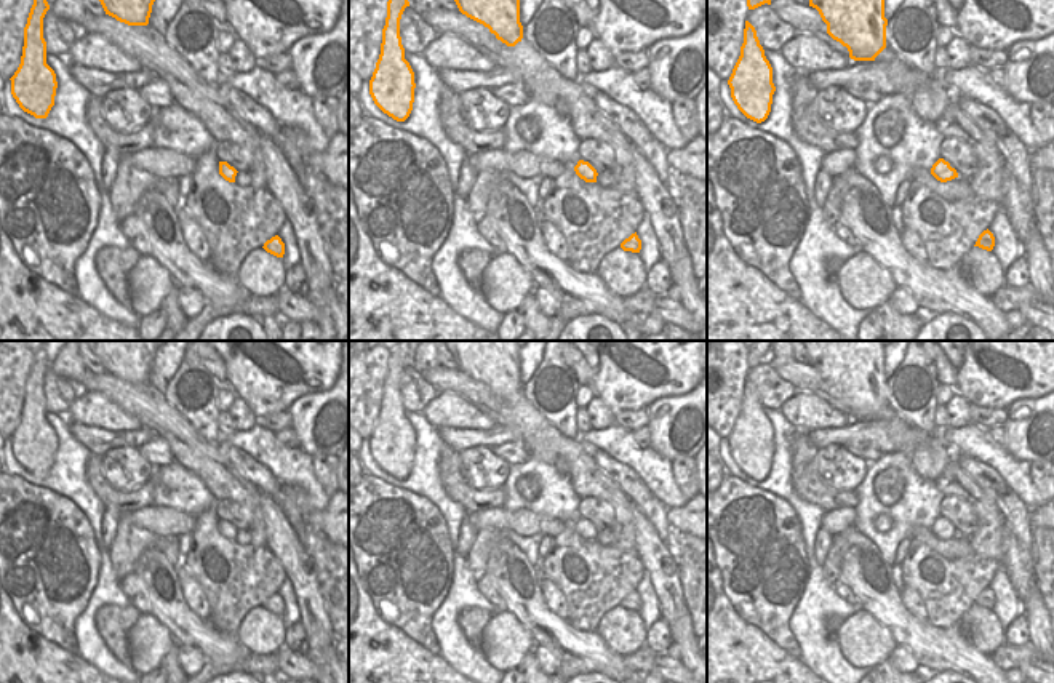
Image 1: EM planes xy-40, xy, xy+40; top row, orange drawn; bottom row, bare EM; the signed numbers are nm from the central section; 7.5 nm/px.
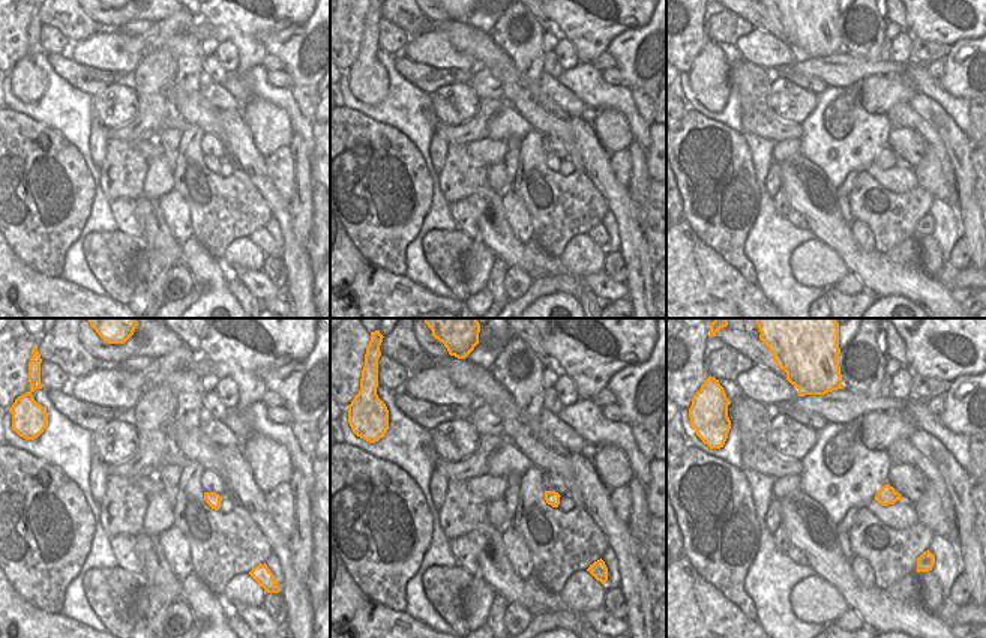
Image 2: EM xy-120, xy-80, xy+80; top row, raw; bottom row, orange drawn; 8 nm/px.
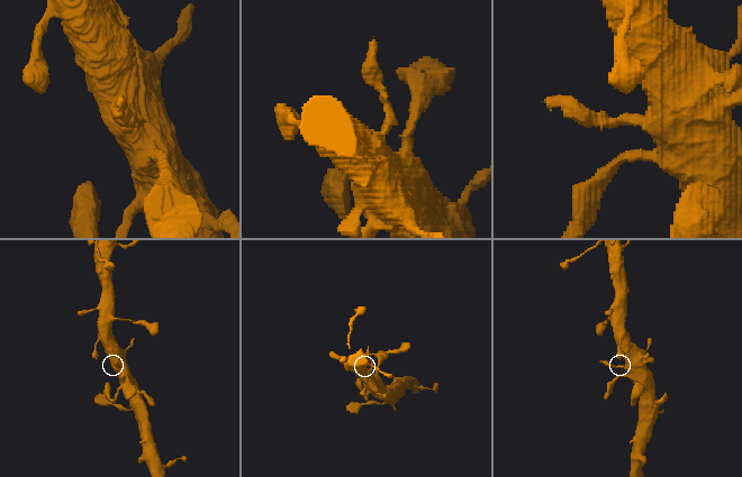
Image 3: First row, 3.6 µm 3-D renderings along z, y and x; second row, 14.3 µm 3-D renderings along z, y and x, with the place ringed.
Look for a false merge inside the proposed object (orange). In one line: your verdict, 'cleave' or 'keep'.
keep

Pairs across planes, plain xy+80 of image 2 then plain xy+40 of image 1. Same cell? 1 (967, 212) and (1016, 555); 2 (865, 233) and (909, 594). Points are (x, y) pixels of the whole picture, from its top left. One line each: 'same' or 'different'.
1: different
2: same

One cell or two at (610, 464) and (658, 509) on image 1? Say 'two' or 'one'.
one

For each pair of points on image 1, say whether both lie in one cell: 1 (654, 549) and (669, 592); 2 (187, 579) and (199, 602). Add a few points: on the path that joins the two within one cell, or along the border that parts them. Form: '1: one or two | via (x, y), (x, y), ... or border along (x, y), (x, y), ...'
1: one | via (656, 560), (666, 581)
2: one | via (189, 584), (194, 597)

